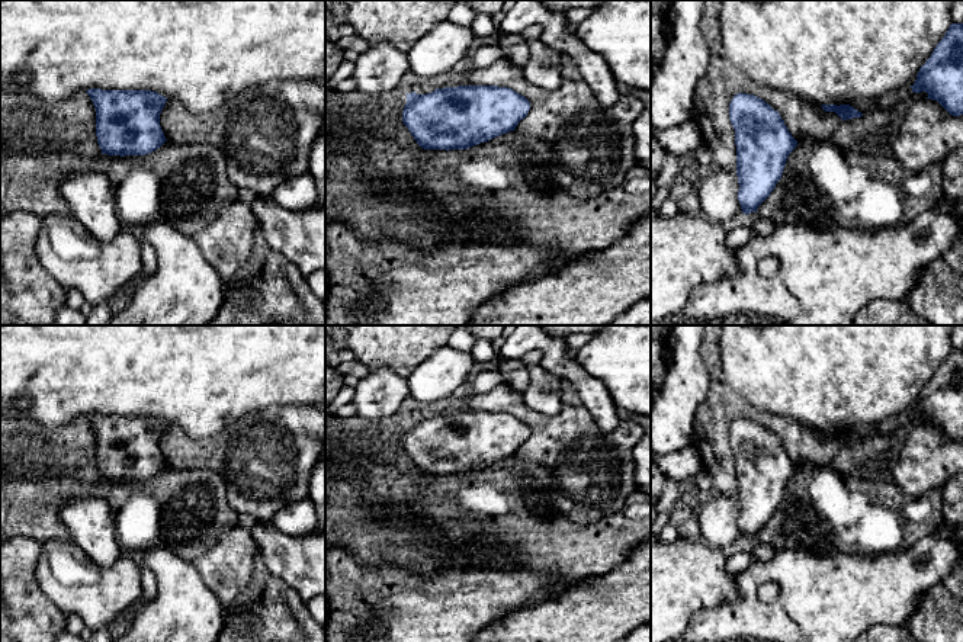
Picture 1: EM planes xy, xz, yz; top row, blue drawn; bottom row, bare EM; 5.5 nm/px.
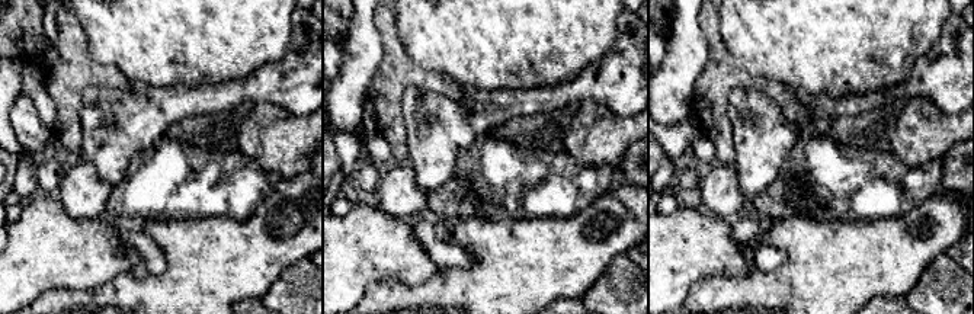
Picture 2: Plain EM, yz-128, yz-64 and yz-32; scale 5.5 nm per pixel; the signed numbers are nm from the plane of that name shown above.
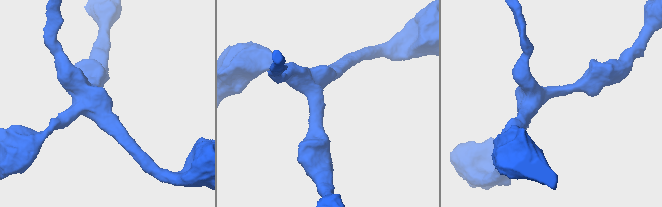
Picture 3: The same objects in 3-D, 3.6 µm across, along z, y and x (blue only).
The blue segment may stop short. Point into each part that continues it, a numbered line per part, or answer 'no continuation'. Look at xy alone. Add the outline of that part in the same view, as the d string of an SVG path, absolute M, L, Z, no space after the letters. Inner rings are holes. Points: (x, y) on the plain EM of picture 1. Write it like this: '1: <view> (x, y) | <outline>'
no continuation

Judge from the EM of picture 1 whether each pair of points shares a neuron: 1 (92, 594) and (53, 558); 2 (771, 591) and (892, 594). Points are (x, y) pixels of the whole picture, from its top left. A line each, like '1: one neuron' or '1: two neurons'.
1: one neuron
2: two neurons

